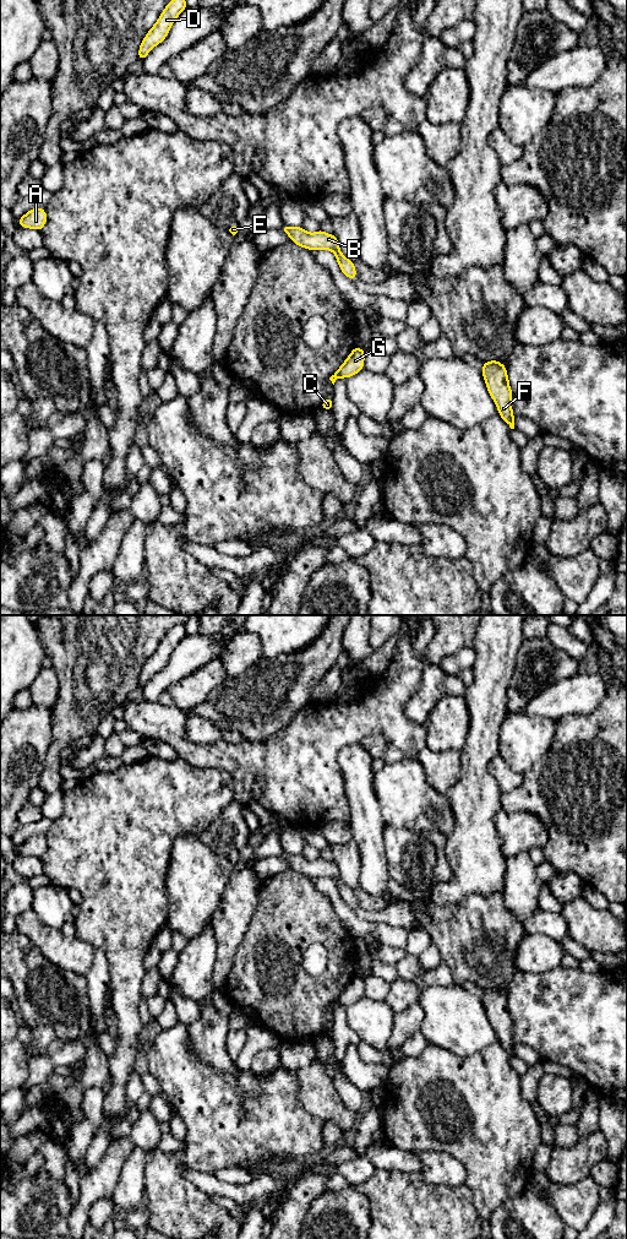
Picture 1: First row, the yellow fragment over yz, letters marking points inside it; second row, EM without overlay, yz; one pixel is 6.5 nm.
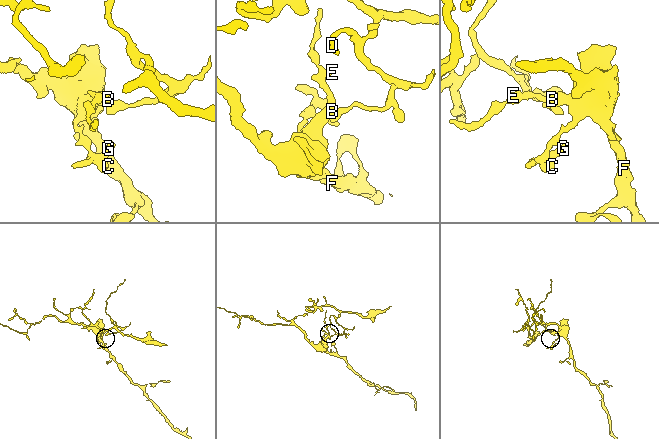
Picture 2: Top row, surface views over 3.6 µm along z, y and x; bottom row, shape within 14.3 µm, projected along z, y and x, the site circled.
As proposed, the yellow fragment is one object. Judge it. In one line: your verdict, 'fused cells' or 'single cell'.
fused cells

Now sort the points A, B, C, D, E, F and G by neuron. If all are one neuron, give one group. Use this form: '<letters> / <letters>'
A D / B C E F G

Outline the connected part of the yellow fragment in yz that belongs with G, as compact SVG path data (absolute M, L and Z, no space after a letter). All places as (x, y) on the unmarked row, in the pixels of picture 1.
M355 973L340 995L329 1005L332 1011L334 1012L336 1007L339 1005L348 1006L358 1001L361 996L364 996L364 987L365 978Z

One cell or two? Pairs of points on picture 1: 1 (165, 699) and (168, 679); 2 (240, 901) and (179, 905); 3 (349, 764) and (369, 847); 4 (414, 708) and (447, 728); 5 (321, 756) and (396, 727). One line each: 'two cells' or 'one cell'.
1: two cells
2: two cells
3: one cell
4: two cells
5: one cell

